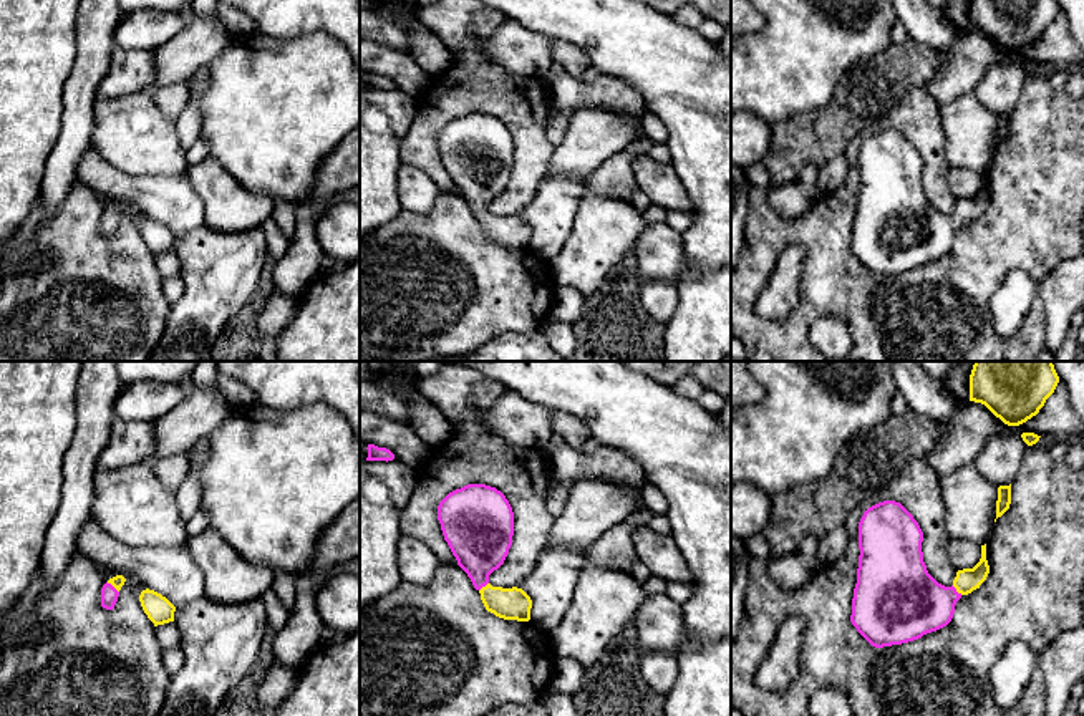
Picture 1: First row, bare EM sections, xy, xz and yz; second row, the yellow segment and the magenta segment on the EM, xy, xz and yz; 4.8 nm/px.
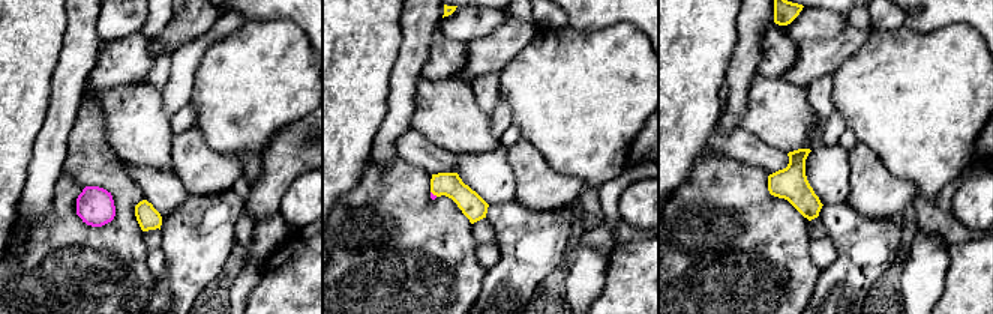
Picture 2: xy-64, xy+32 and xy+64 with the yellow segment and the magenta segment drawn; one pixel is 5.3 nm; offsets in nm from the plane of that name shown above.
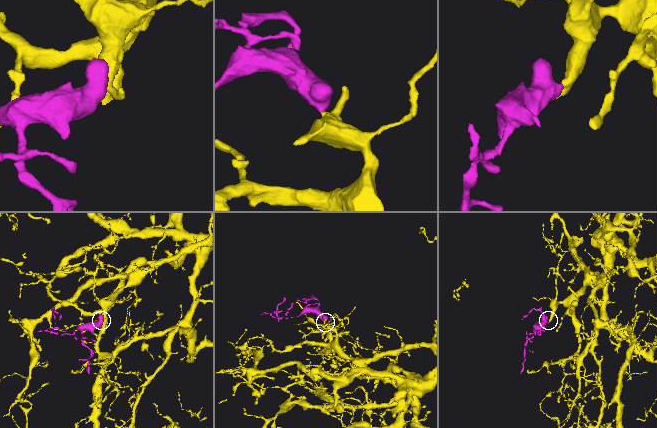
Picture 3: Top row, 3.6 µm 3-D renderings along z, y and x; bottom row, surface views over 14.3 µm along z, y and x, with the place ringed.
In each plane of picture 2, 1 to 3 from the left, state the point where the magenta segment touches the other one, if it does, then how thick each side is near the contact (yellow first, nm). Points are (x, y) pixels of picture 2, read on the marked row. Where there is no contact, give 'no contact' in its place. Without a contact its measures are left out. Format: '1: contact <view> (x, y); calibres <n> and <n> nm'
1: no contact
2: contact xy+32 (434, 194); calibres 140 and 20 nm
3: no contact

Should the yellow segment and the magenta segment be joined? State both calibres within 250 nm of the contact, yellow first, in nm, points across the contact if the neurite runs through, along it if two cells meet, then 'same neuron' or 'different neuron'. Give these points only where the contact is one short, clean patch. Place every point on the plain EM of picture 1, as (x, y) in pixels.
calibres 60 and 80 nm; way xy (118, 209), (113, 214), (110, 224); same neuron

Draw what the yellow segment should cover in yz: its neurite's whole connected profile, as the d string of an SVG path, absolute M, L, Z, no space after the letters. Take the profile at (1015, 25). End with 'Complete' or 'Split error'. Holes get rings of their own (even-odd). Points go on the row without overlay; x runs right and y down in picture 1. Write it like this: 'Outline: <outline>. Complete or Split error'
Outline: M971 0L970 30L985 33L1008 55L1036 45L1059 12L1056 0Z. Complete

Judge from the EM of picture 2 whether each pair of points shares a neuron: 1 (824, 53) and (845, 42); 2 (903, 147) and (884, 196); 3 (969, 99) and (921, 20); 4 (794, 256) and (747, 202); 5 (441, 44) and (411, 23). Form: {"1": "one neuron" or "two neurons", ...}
{"1": "one neuron", "2": "two neurons", "3": "two neurons", "4": "one neuron", "5": "two neurons"}

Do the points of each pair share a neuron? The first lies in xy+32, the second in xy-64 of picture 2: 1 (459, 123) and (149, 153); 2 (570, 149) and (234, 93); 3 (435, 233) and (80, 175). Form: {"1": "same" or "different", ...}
{"1": "same", "2": "same", "3": "same"}

